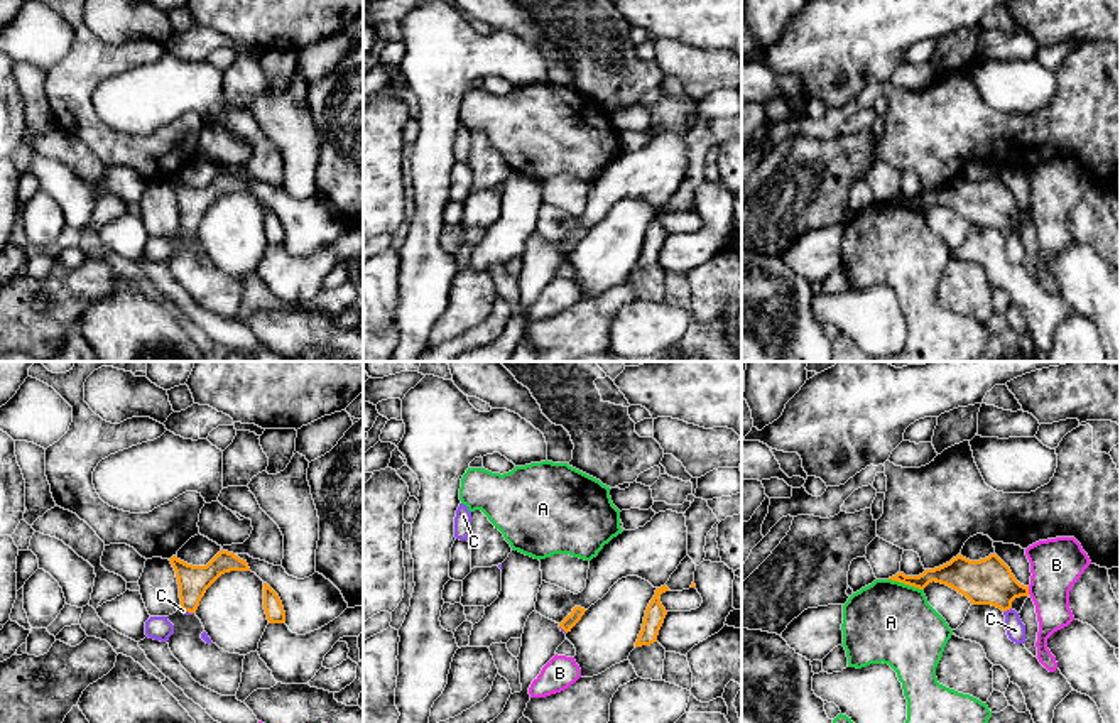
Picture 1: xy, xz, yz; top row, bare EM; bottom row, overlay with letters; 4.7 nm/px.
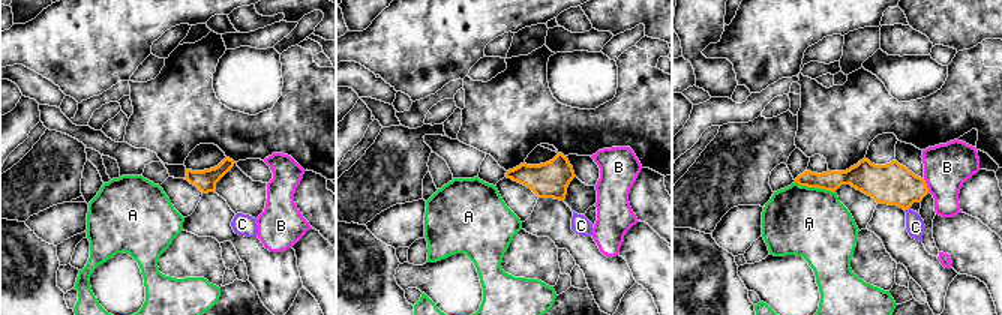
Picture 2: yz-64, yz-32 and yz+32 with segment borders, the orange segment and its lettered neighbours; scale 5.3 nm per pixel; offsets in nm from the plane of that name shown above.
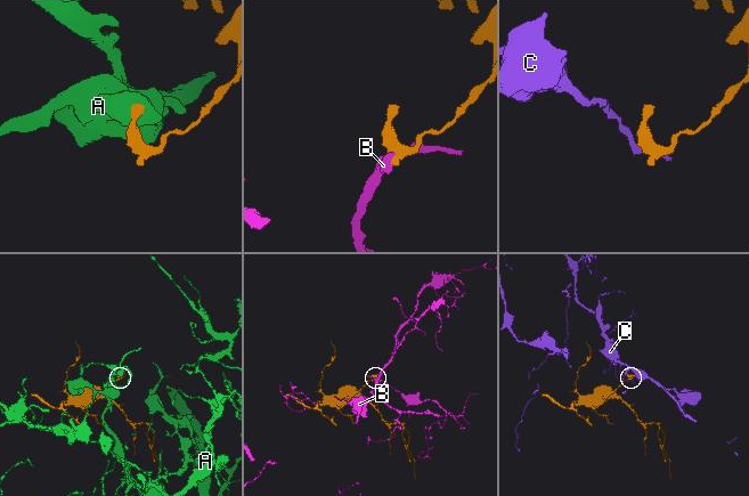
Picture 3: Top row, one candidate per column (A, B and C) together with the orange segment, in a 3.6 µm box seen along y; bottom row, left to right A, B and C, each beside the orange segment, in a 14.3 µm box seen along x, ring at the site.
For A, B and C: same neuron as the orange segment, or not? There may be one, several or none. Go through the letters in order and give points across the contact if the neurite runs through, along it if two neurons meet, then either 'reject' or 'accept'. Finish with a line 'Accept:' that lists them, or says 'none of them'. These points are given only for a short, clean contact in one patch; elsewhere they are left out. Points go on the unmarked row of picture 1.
A: border yz (889, 200), (923, 212); reject
B: border yz (1027, 210), (1029, 215); reject
C: way yz (989, 203), (1000, 215), (1007, 230), (1016, 252); accept
Accept: C

